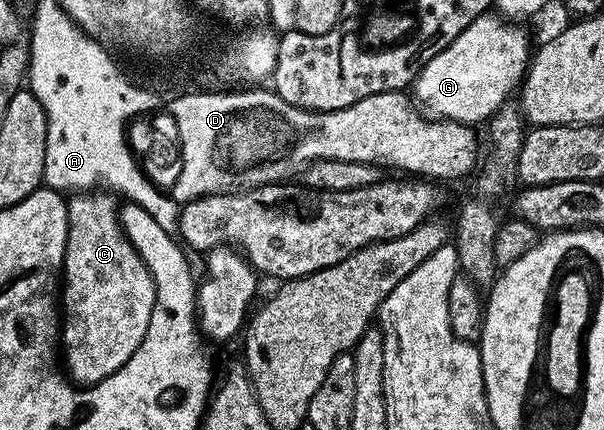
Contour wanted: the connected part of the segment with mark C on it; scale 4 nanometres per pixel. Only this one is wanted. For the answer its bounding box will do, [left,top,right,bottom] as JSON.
[61,192,155,387]

